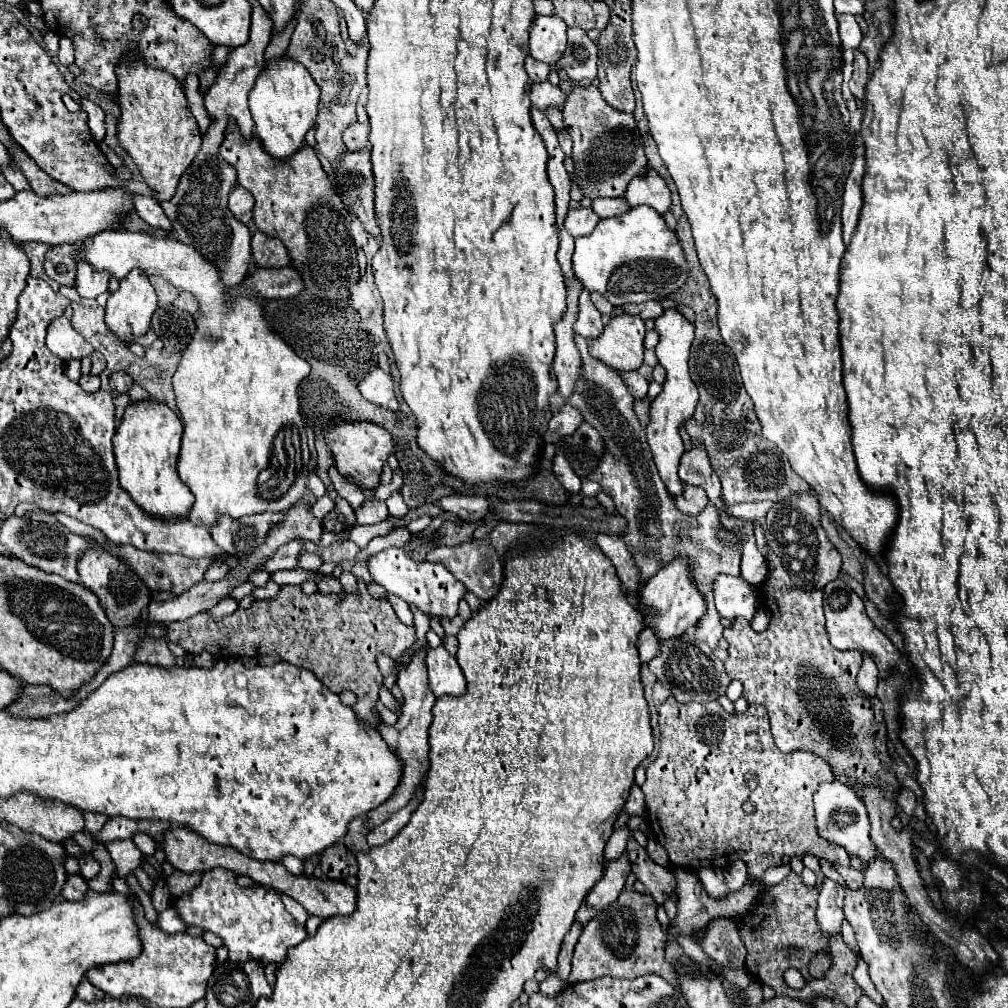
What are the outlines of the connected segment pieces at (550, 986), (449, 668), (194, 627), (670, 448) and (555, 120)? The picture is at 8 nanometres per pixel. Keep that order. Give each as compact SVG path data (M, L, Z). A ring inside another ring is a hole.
M550 975L547 979L541 982L539 987L543 987L543 994L546 996L555 996L568 986L568 983Z
M444 645L428 651L426 665L428 665L428 687L436 697L442 695L460 697L466 691L466 679L460 671L460 665L444 649Z
M358 579L356 593L342 591L338 595L302 595L300 587L282 585L274 599L256 599L250 609L238 609L218 621L210 619L206 613L198 613L186 621L170 623L166 633L170 641L180 643L182 649L192 655L208 651L216 659L240 659L276 653L282 661L316 673L334 693L356 693L358 701L352 705L352 711L362 723L374 729L378 729L382 721L376 703L384 681L376 657L386 653L398 661L416 641L414 627L398 621L388 599L372 597L362 579Z
M672 307L672 309L666 309L662 317L656 319L656 331L660 335L660 341L656 345L656 355L658 355L658 363L666 369L666 383L662 385L662 393L650 405L650 423L646 427L646 439L648 439L654 463L658 467L658 473L668 493L678 495L682 493L682 481L678 477L678 463L684 453L680 427L686 425L686 421L694 415L696 405L698 405L698 389L694 387L688 375L688 353L694 341L694 325L678 309Z
M548 107L544 113L552 123L554 131L566 131L566 125L562 125L562 107Z

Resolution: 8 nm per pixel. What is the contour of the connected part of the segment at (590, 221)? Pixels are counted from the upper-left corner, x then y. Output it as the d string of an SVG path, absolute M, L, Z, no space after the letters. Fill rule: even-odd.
M570 209L566 219L564 219L564 229L576 239L576 237L584 237L590 235L590 231L594 231L596 223L598 223L598 215L594 215L594 211L590 209Z

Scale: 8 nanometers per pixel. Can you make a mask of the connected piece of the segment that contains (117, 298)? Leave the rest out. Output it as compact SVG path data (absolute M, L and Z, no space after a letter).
M134 269L132 273L128 273L126 279L120 281L120 289L108 297L104 321L106 327L116 335L116 339L120 339L124 347L128 347L130 343L134 343L134 339L144 337L148 333L154 311L156 311L156 293L150 287L148 277L142 275L138 269Z

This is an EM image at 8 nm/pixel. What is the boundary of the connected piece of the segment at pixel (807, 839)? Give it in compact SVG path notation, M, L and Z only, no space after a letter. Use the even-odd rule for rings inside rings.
M672 695L658 707L658 725L660 725L660 753L656 757L656 761L646 769L646 783L642 785L642 793L646 795L646 807L648 807L648 819L652 821L652 827L654 827L654 835L656 835L656 841L660 841L660 845L668 851L668 857L670 857L670 863L676 865L676 867L686 867L686 869L700 869L700 867L718 867L718 869L724 869L724 867L730 867L736 859L742 859L746 865L748 865L748 879L750 881L758 881L764 871L768 867L780 867L782 865L782 857L804 857L806 853L814 855L816 859L826 859L830 861L836 871L844 877L846 881L846 887L848 889L858 889L862 887L862 873L858 869L854 869L850 865L850 857L848 853L842 849L842 847L836 847L828 841L822 841L822 837L816 833L816 821L814 821L814 805L812 805L812 795L816 793L818 785L824 783L824 781L830 781L834 779L832 777L832 771L828 767L828 763L816 755L810 755L806 751L794 751L794 753L782 753L774 739L772 739L772 733L770 733L770 723L768 723L768 715L764 711L764 707L760 705L750 705L746 713L738 715L730 715L726 713L718 701L708 701L704 705L700 703L678 703ZM744 803L752 803L756 807L754 813L744 813L744 809L740 805Z

